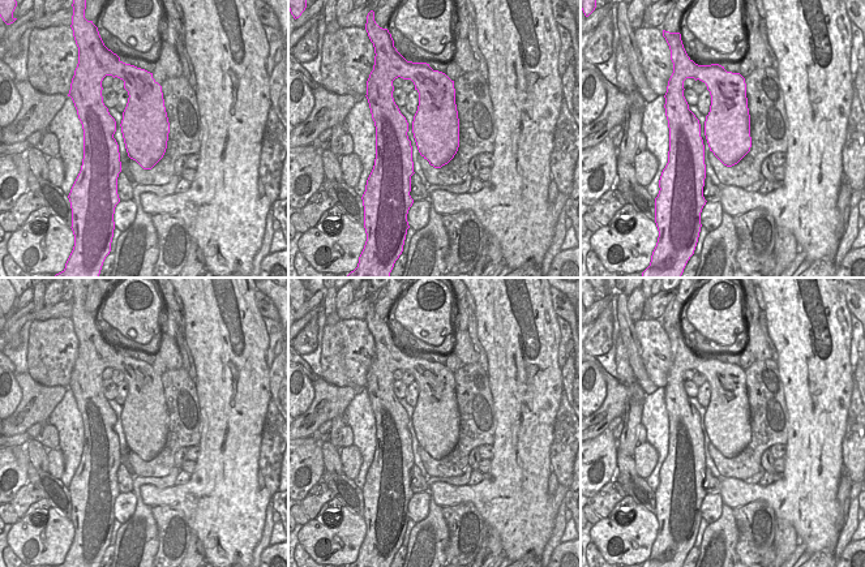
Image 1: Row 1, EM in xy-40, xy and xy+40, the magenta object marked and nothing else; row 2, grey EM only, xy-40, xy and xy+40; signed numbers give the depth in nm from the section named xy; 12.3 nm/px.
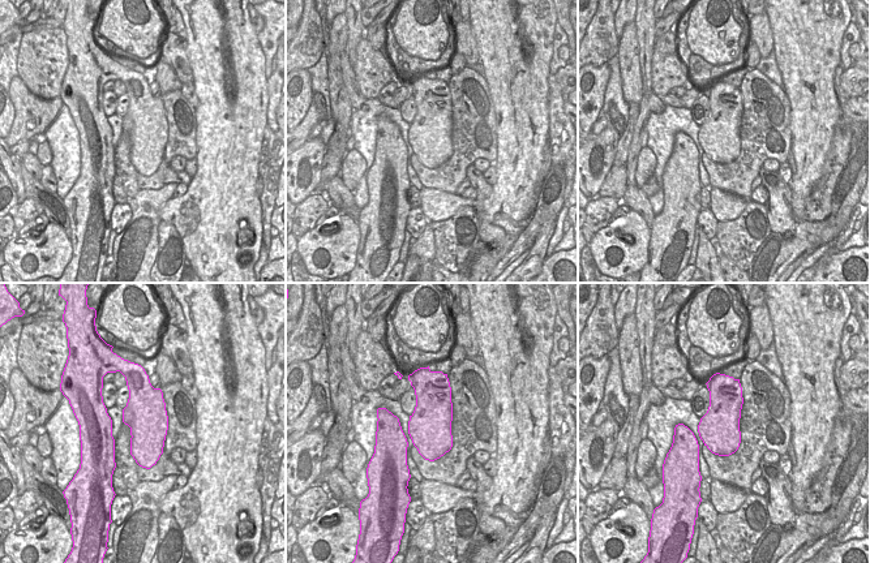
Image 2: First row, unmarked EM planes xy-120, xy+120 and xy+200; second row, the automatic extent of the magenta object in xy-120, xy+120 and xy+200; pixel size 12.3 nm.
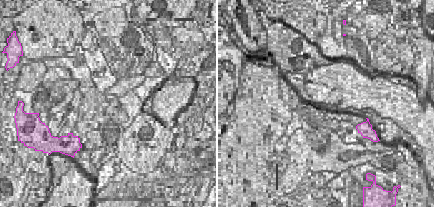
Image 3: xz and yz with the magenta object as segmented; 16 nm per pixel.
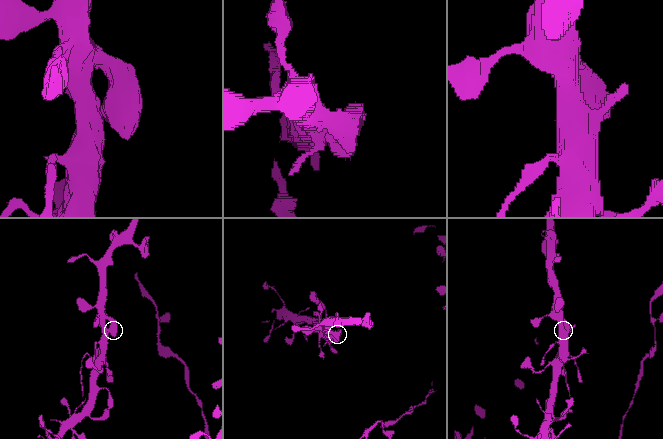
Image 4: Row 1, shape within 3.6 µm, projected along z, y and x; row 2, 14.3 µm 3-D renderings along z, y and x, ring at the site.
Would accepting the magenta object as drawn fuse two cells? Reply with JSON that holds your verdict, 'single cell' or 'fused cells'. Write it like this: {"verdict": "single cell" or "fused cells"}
{"verdict": "single cell"}

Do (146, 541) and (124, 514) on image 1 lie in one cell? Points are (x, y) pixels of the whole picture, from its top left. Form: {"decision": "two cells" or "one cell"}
{"decision": "two cells"}

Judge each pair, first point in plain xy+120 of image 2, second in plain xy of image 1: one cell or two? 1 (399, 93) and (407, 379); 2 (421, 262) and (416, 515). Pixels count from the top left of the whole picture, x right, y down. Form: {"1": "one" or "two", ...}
{"1": "one", "2": "two"}

